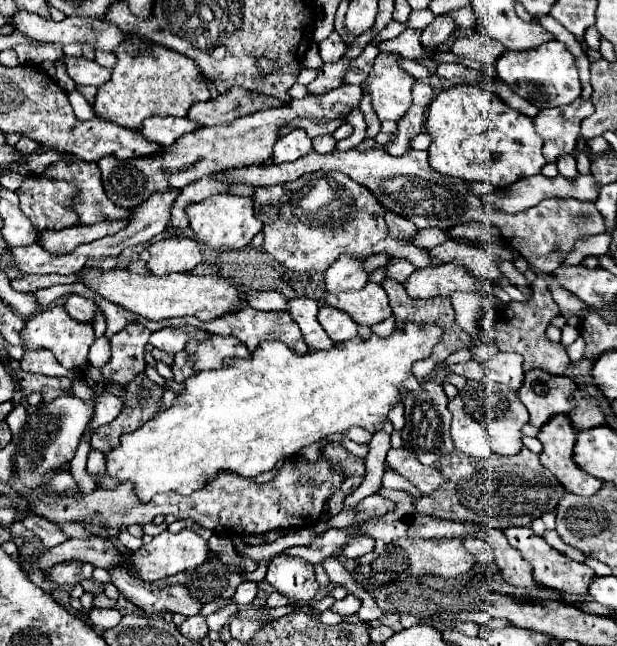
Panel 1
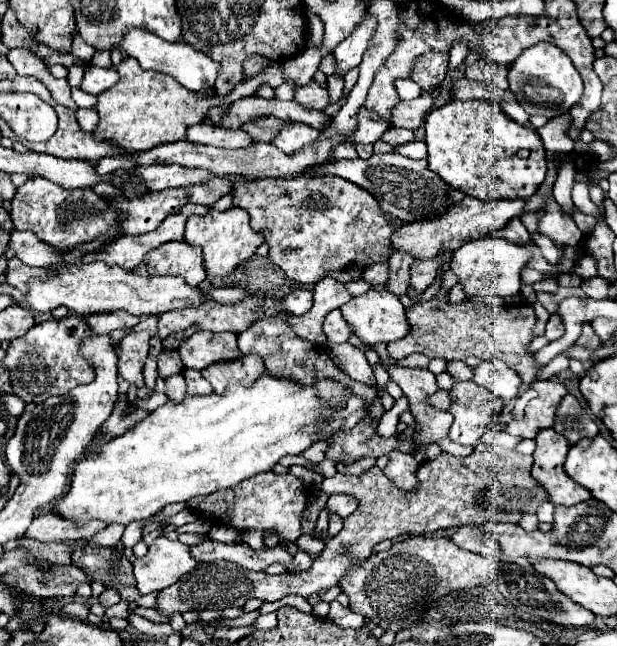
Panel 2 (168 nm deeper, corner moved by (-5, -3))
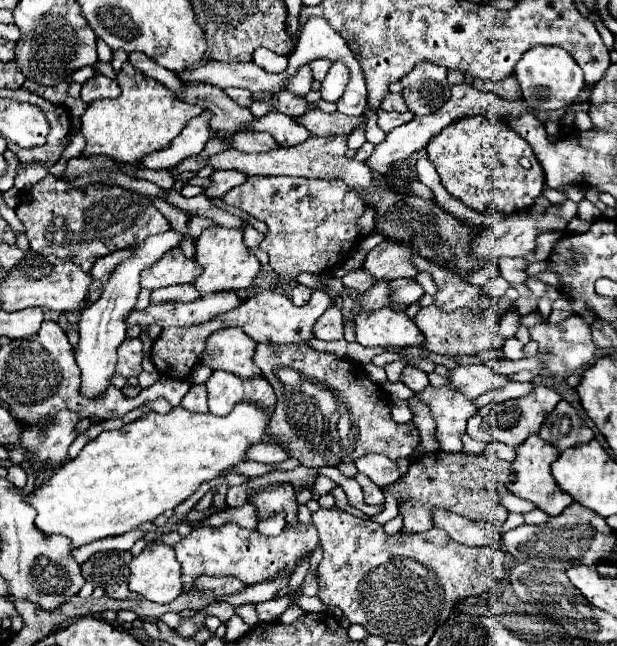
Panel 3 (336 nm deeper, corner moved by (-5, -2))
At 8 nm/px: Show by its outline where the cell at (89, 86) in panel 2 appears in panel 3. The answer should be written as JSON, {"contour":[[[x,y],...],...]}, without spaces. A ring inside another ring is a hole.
{"contour":[[[96,75],[82,85],[80,99],[84,103],[92,103],[98,99],[116,99],[118,95],[120,95],[120,87],[114,79],[108,79],[106,75]]]}

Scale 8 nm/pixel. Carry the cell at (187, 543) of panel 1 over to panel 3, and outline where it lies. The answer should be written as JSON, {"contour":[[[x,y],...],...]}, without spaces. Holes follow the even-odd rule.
{"contour":[[[154,543],[152,547],[148,545],[138,557],[132,557],[128,589],[146,597],[148,601],[154,601],[154,603],[170,603],[182,593],[180,575],[182,575],[182,567],[176,561],[174,549],[164,543]]]}

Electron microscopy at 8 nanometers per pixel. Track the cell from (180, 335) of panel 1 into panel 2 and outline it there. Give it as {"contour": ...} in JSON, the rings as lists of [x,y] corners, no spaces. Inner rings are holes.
{"contour":[[[204,330],[184,340],[182,346],[178,348],[178,354],[186,368],[196,368],[196,370],[202,370],[208,364],[214,364],[220,360],[234,360],[242,356],[236,346],[236,334],[232,332],[214,334]]]}

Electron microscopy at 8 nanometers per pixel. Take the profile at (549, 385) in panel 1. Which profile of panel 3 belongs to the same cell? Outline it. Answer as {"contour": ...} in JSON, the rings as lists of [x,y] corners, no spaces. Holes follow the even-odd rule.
{"contour":[[[538,385],[524,397],[510,399],[510,401],[504,401],[504,403],[492,403],[492,405],[488,403],[482,409],[478,409],[478,413],[474,417],[468,419],[466,433],[476,441],[484,441],[484,443],[498,441],[498,443],[506,443],[510,447],[518,447],[518,443],[524,443],[528,435],[538,433],[542,421],[556,407],[556,403],[560,399],[562,397],[554,389]]]}

